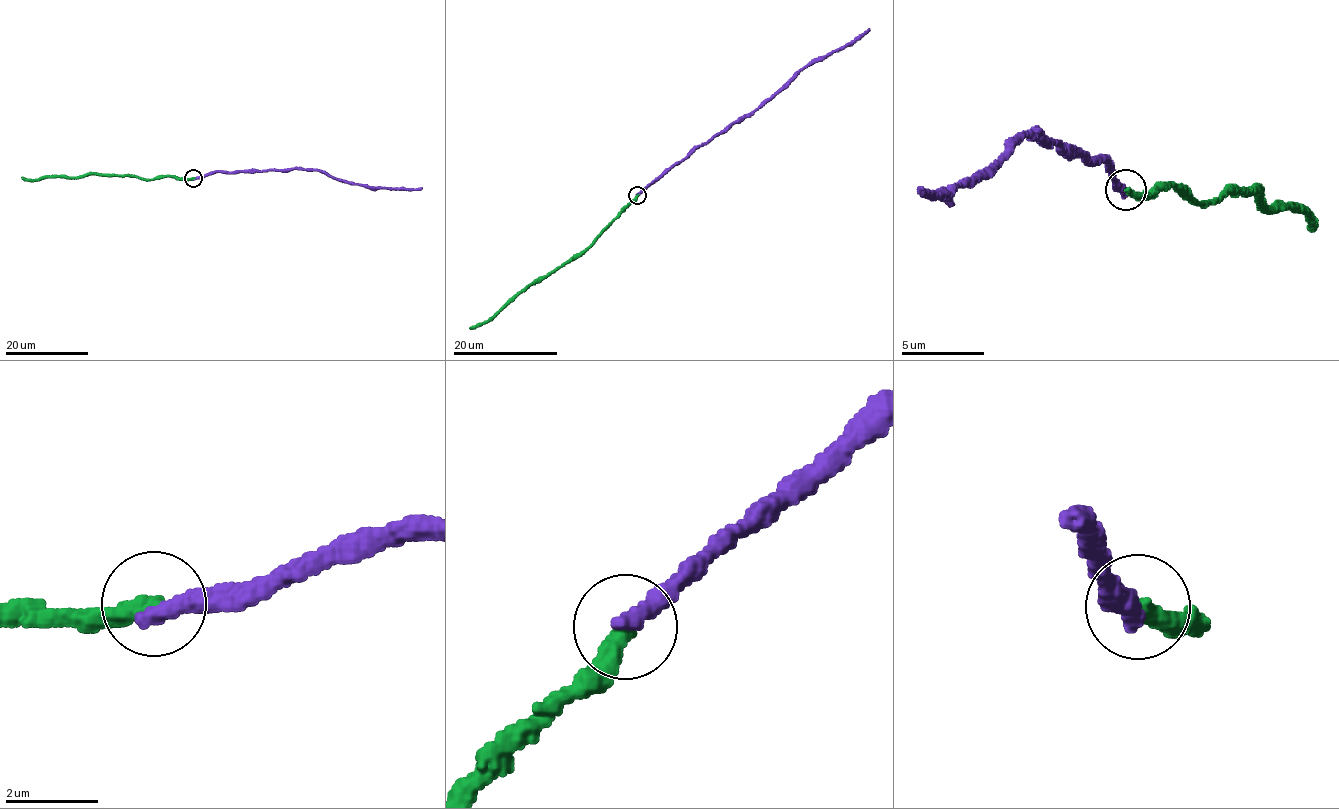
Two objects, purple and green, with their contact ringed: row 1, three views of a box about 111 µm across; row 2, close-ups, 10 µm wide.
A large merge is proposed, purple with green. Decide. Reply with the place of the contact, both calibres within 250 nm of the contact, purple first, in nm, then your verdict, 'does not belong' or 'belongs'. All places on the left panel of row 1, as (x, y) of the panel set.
at (193, 178); 400 nm thick on the purple side, 360 nm on the other; belongs

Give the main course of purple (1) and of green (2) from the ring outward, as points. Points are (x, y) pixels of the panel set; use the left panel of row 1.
1: (193, 179), (215, 172), (317, 169), (368, 187), (422, 188)
2: (193, 177), (156, 176), (143, 180), (131, 176), (88, 174), (37, 179), (21, 177)

